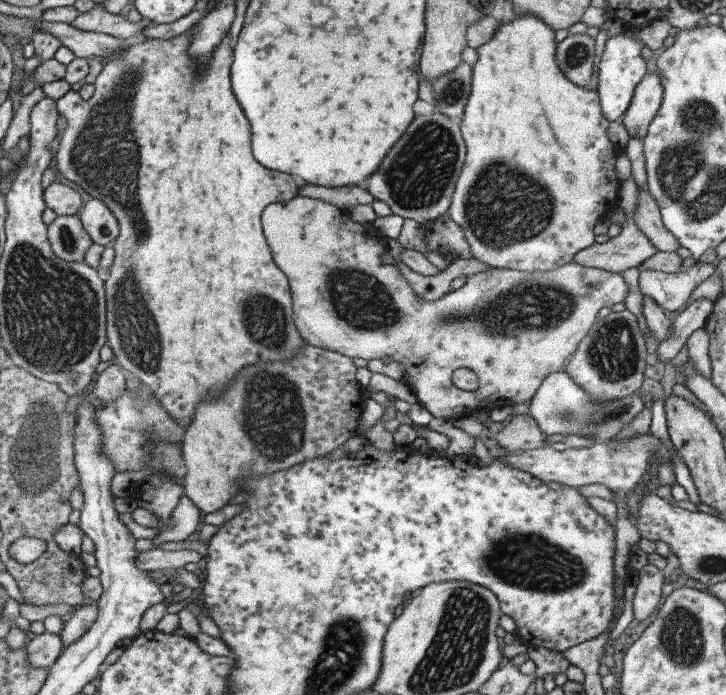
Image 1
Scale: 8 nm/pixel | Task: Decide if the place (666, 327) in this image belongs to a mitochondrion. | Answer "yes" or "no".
no

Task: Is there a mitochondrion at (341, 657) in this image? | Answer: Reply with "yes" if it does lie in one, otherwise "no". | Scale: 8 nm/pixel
yes

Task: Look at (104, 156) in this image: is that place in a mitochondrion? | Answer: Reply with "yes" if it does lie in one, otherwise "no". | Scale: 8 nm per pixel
yes

